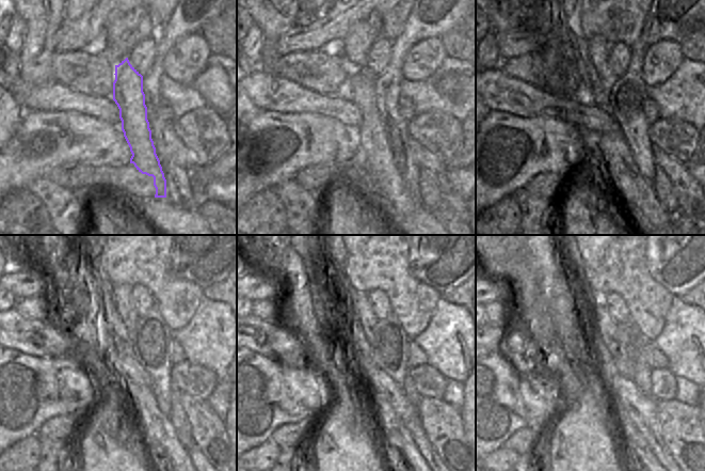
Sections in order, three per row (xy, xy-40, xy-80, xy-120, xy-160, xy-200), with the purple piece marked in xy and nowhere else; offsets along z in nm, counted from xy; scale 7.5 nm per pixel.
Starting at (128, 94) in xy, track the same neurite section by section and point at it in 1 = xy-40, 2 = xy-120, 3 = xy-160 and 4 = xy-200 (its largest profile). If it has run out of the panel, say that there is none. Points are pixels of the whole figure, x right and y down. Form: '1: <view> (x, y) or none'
1: xy-40 (379, 159)
2: xy-120 (162, 441)
3: xy-160 (397, 437)
4: xy-200 (634, 440)

